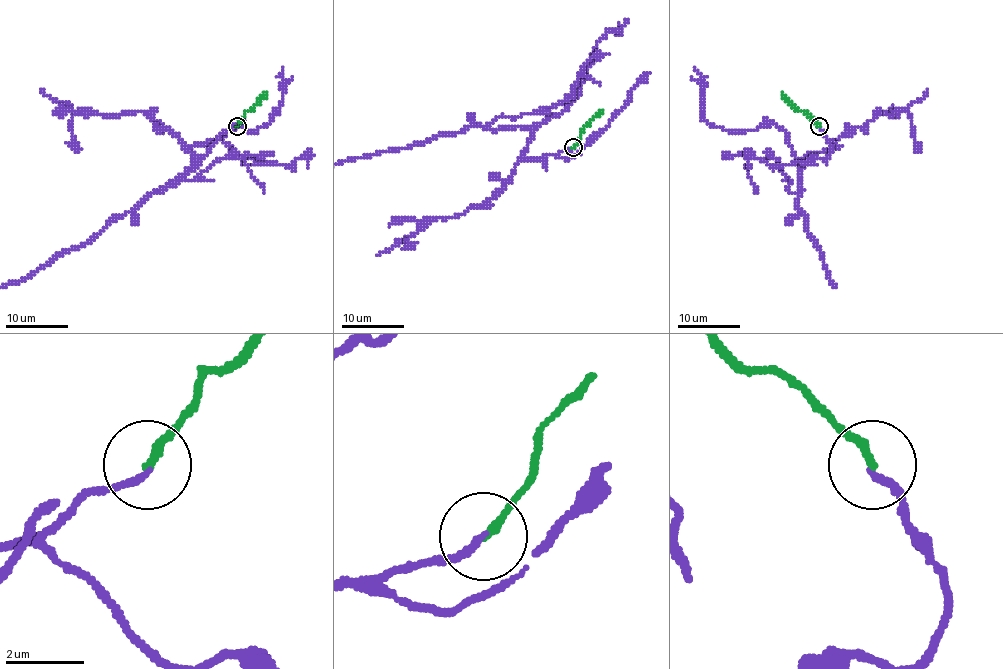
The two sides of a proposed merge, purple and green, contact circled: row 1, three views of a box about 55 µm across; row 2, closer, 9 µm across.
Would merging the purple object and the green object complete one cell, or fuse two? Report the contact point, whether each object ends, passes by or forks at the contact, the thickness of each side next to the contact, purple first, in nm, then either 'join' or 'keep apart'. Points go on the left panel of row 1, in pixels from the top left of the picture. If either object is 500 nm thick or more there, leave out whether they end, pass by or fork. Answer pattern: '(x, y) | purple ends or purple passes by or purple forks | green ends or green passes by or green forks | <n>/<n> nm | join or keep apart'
(237, 126) | purple ends | green ends | 180/220 nm | join

